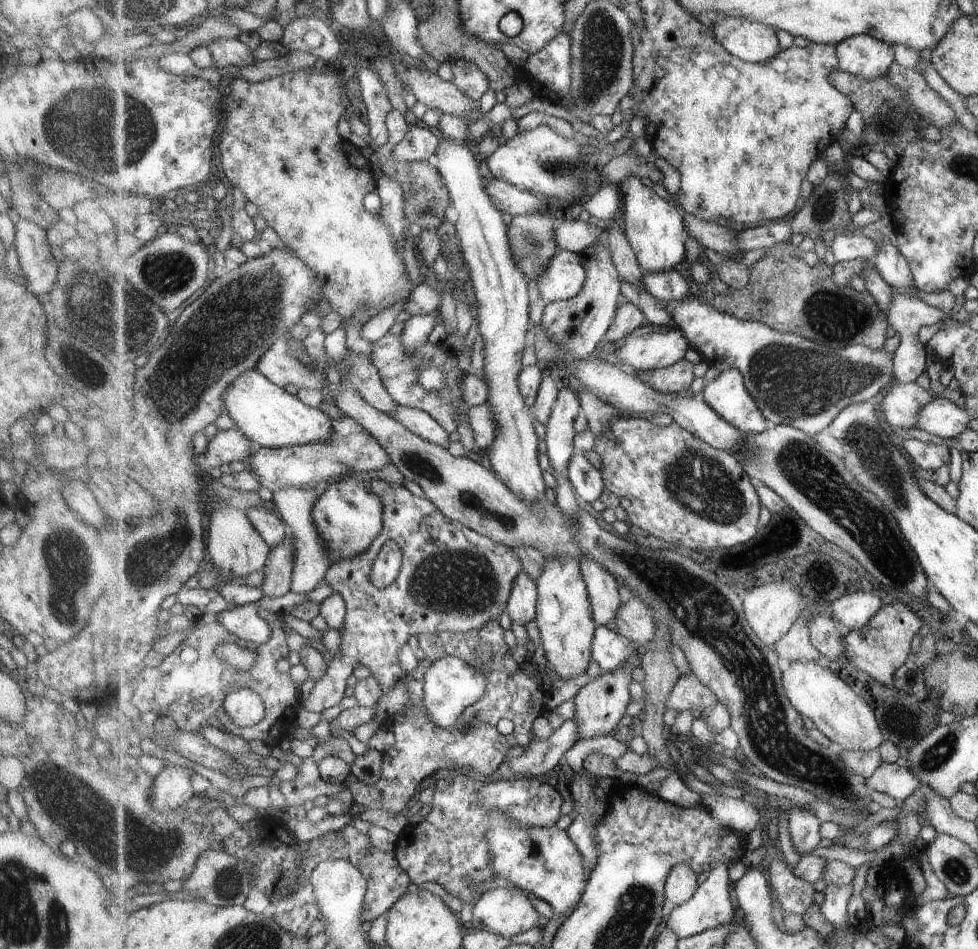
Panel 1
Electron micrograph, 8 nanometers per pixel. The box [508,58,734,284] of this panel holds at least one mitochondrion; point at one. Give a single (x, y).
(557, 168)

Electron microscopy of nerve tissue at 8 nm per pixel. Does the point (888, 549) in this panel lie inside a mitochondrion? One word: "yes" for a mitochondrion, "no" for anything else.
yes

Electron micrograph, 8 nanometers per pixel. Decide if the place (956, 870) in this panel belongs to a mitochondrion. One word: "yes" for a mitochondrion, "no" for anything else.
yes

